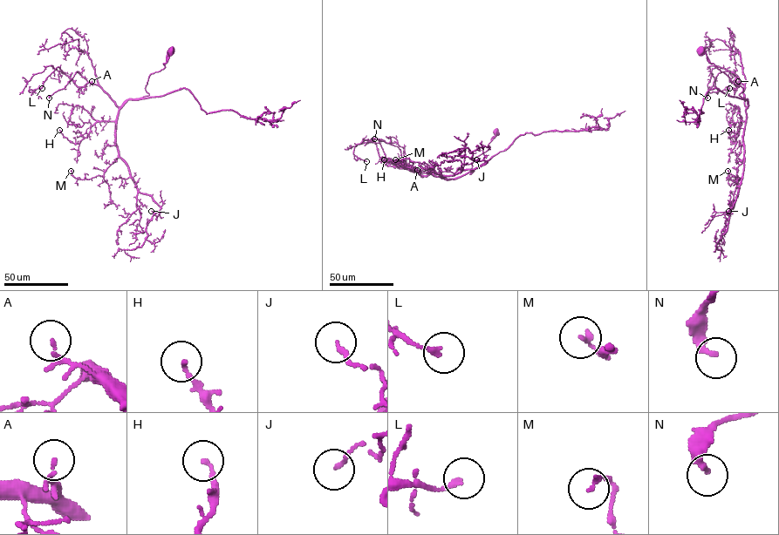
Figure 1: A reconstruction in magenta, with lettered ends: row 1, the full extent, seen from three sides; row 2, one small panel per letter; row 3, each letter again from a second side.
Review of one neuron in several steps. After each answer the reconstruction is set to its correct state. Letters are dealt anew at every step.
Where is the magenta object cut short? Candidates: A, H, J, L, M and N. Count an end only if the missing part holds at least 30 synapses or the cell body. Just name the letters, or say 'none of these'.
none of these

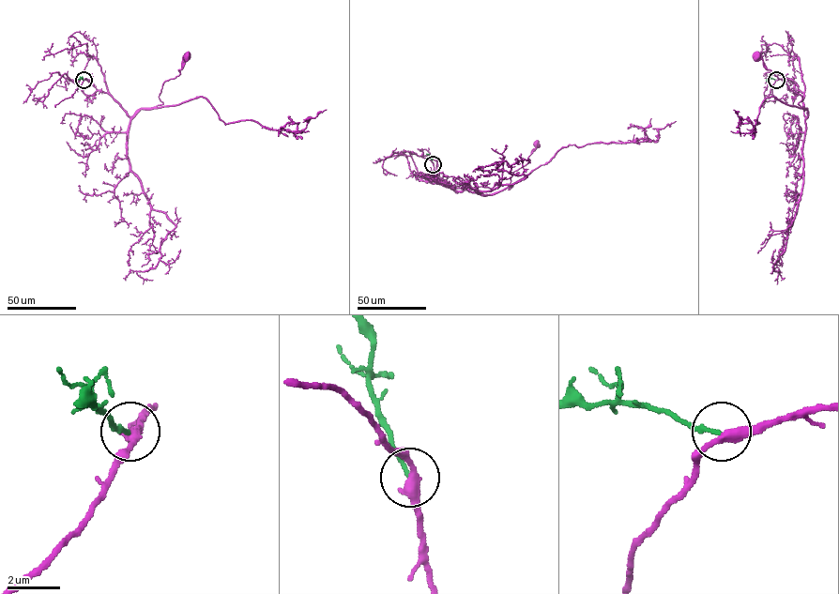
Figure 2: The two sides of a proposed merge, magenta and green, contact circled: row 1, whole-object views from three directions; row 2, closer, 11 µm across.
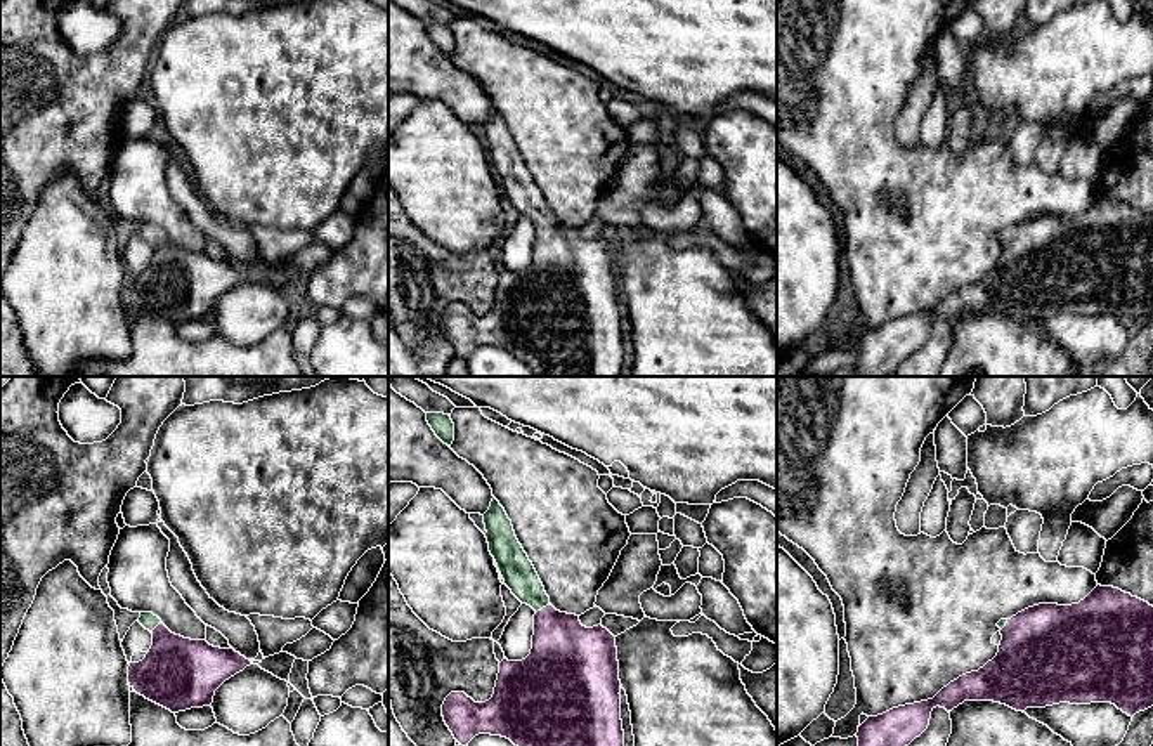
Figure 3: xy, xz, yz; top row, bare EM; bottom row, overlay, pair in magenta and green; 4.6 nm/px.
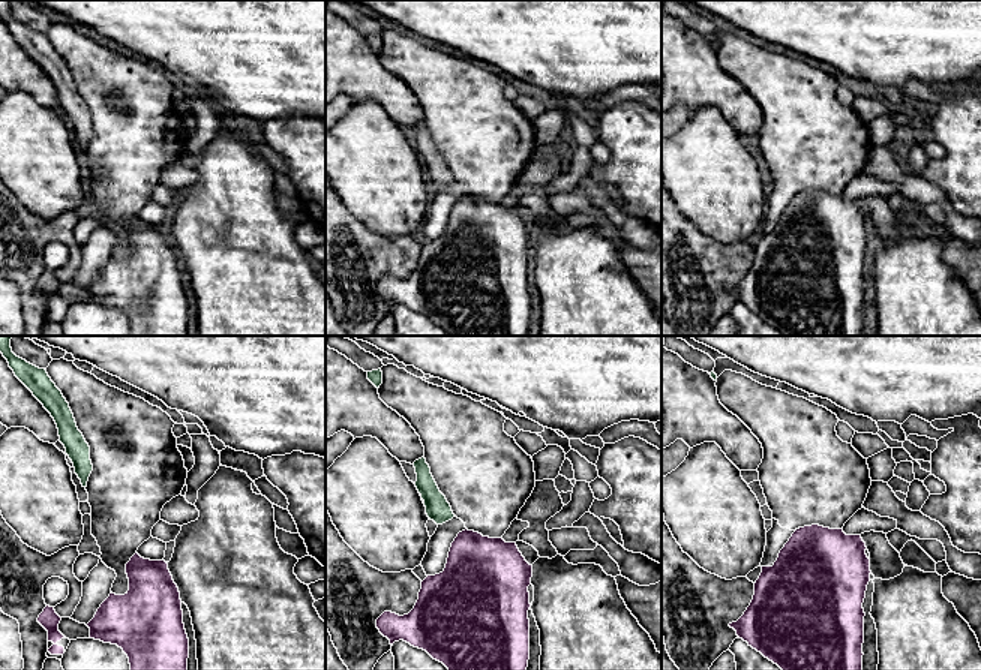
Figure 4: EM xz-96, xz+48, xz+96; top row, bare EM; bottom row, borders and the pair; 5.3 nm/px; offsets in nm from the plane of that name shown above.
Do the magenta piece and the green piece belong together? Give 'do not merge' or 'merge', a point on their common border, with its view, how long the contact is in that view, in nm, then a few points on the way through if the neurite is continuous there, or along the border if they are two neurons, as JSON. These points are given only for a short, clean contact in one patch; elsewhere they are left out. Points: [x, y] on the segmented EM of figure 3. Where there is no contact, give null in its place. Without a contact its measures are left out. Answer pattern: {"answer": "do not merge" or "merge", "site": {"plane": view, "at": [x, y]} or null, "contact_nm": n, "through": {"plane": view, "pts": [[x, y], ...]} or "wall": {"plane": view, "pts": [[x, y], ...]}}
{"answer": "merge", "site": {"plane": "xz", "at": [543, 608]}, "contact_nm": 80, "through": {"plane": "xz", "pts": [[566, 656], [543, 608], [519, 575]]}}

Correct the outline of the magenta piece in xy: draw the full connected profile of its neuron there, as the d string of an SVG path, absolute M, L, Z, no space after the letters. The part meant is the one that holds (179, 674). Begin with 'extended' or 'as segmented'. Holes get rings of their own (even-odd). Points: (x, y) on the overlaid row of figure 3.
extended | M153 612L139 623L153 633L146 658L128 666L130 687L172 713L212 706L215 690L251 664L234 649L172 633Z

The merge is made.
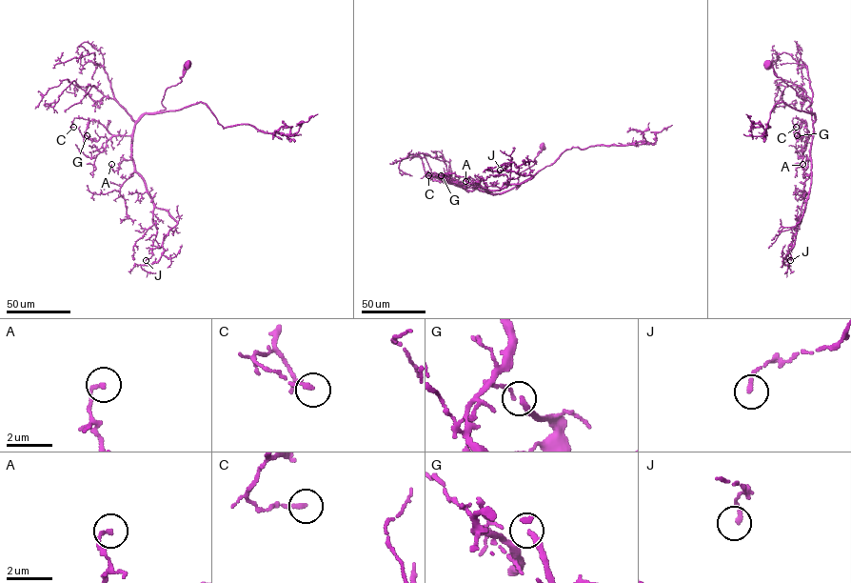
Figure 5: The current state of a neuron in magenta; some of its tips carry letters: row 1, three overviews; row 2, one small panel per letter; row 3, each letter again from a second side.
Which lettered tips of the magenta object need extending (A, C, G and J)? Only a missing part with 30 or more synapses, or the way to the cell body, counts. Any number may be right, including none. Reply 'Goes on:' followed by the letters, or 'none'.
Goes on: none

